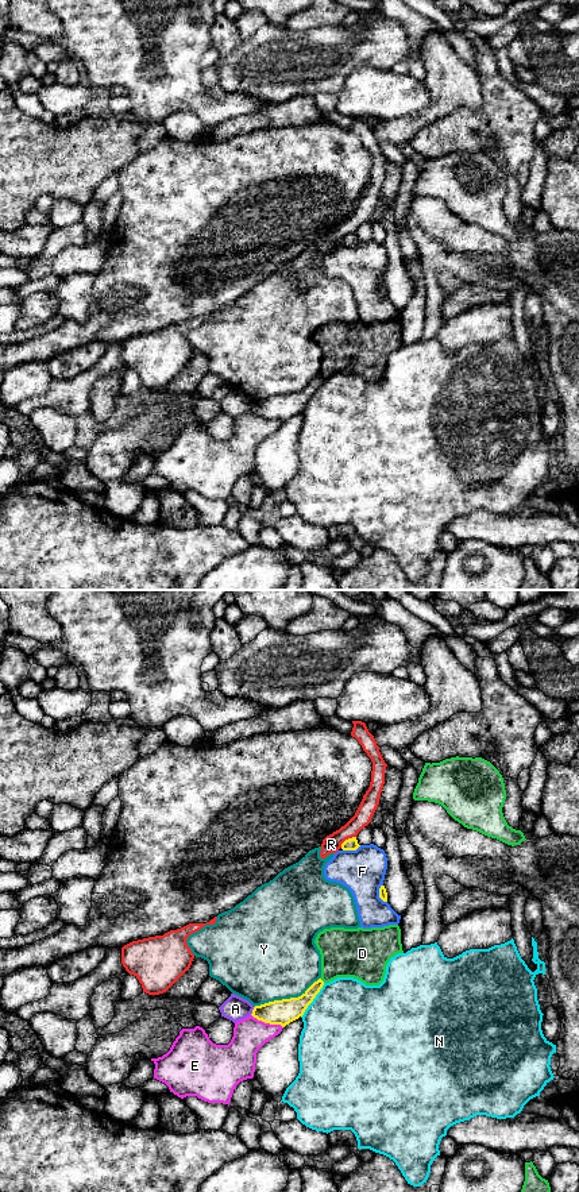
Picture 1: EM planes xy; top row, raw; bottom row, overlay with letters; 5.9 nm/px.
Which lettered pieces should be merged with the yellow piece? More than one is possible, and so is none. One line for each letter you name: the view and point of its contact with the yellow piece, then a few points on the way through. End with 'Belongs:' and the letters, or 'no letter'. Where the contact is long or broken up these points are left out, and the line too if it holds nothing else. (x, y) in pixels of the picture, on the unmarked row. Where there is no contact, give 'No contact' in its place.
Belongs: no letter

